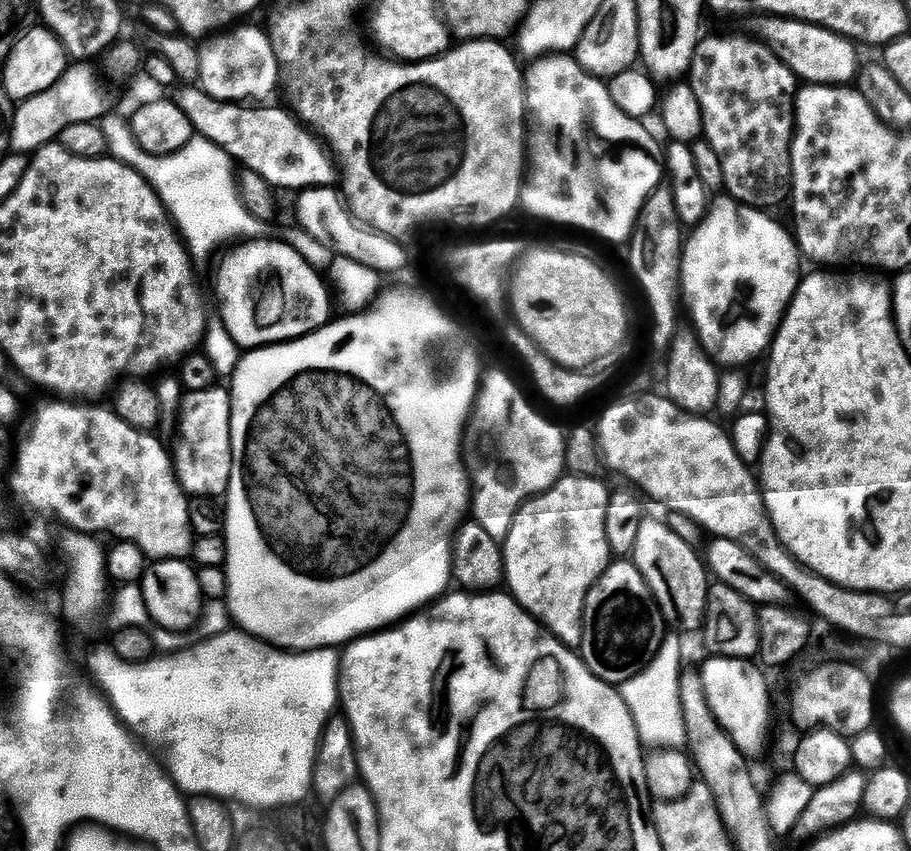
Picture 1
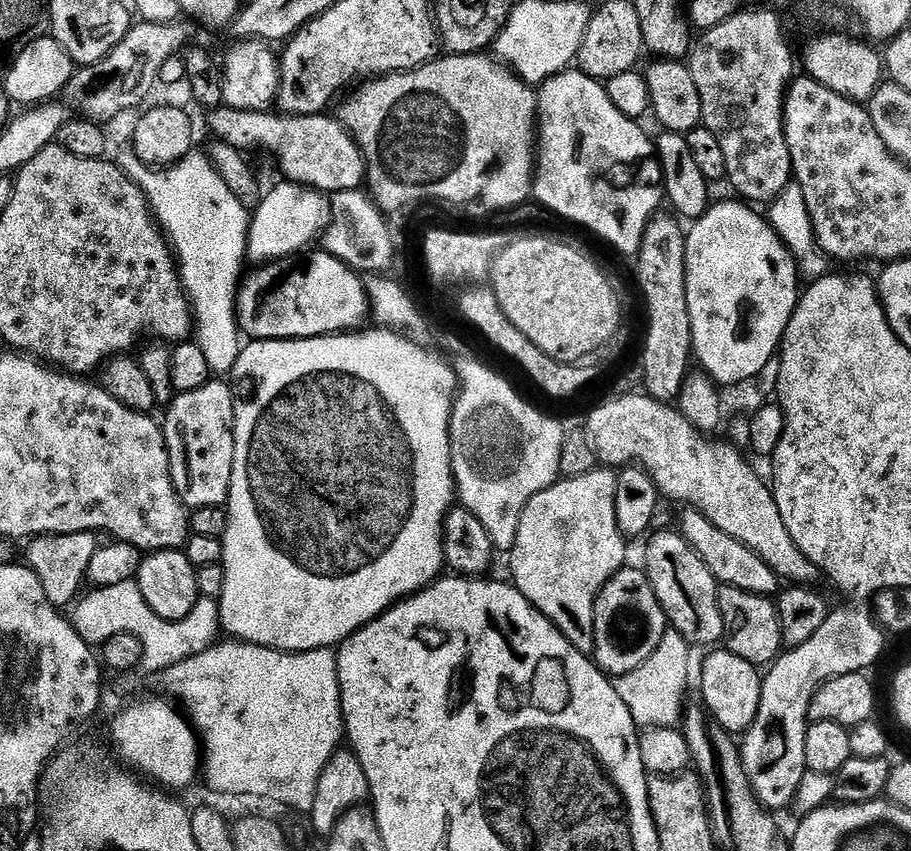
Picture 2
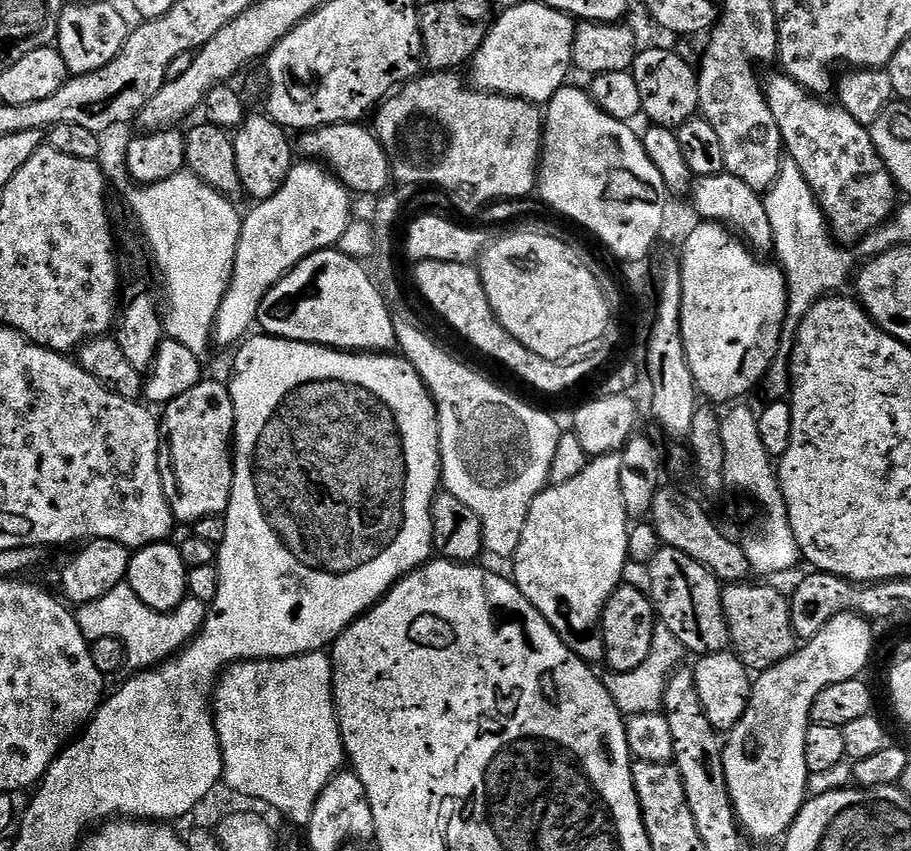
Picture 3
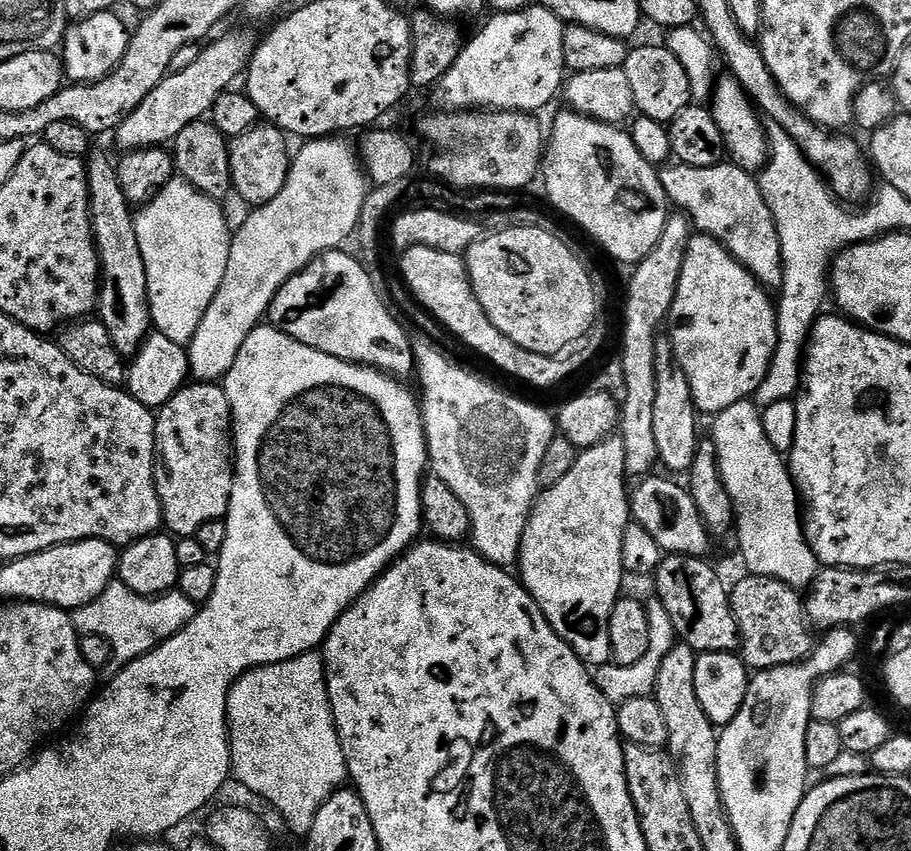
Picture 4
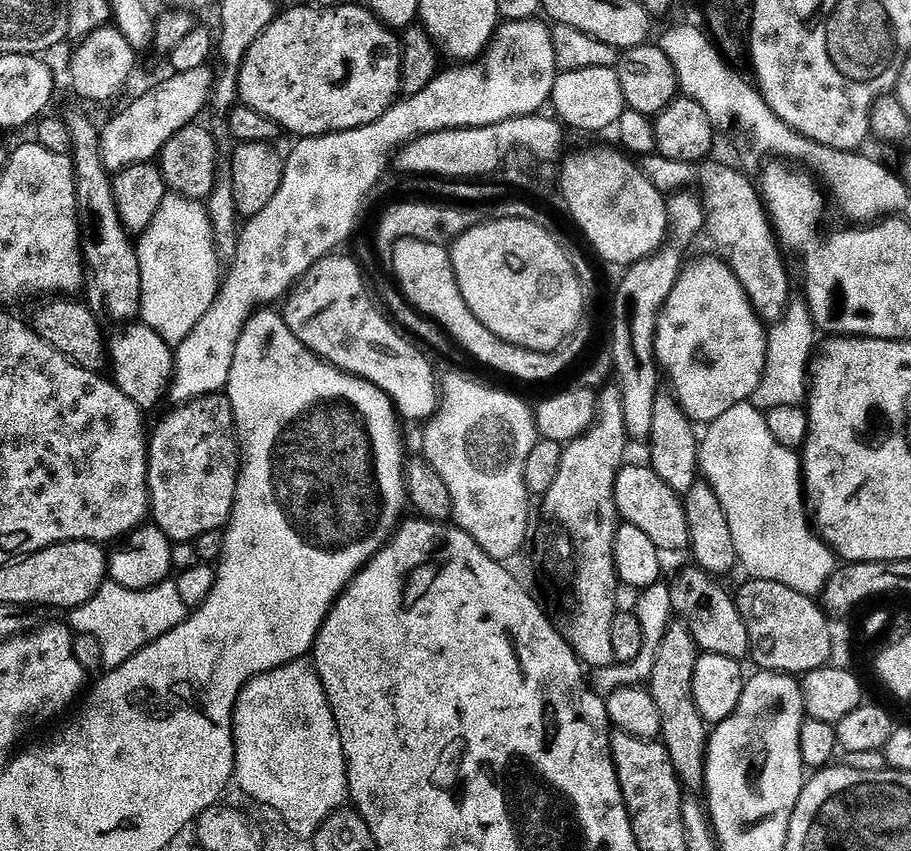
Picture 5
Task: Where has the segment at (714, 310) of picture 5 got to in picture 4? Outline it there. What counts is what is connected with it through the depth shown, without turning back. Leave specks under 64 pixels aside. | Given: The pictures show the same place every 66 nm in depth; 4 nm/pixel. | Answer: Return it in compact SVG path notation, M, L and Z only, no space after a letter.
M693 235L682 262L678 290L668 311L666 328L672 331L670 343L676 362L690 382L692 400L701 413L719 414L738 402L755 397L758 386L766 378L776 349L776 306L769 289L756 283L744 268L712 236Z

